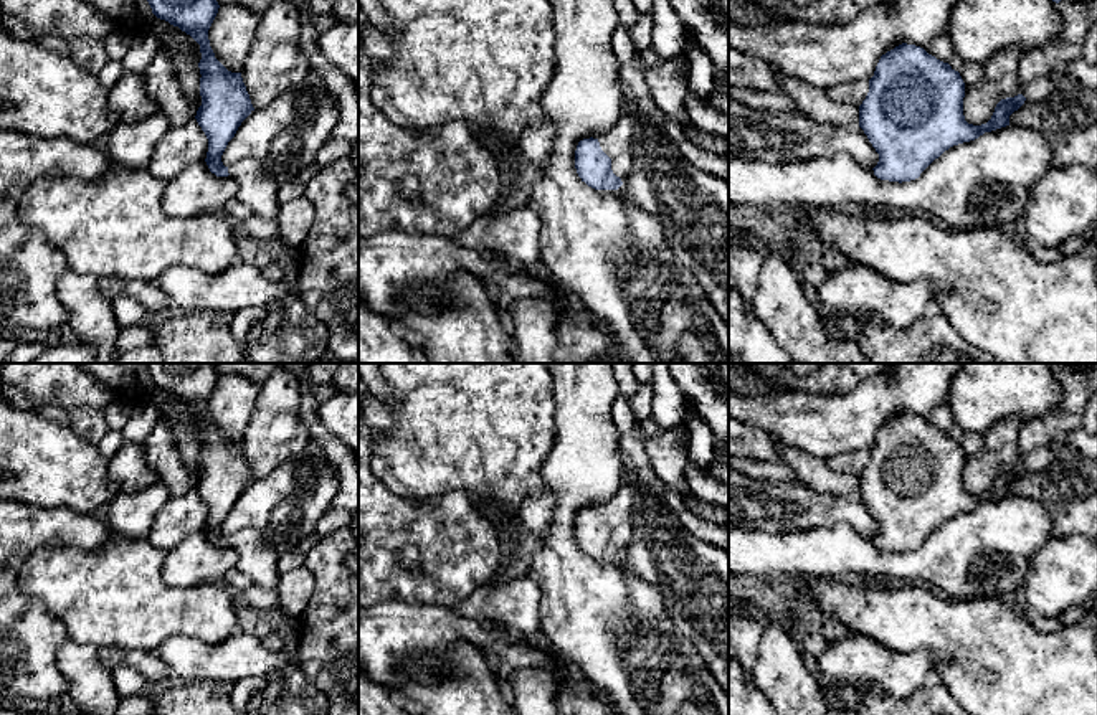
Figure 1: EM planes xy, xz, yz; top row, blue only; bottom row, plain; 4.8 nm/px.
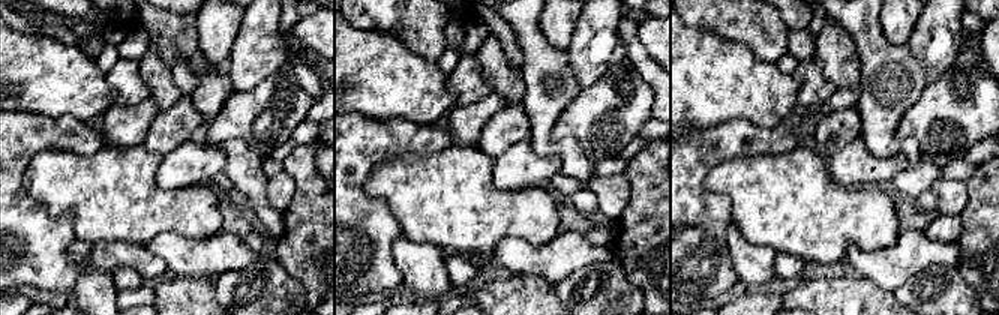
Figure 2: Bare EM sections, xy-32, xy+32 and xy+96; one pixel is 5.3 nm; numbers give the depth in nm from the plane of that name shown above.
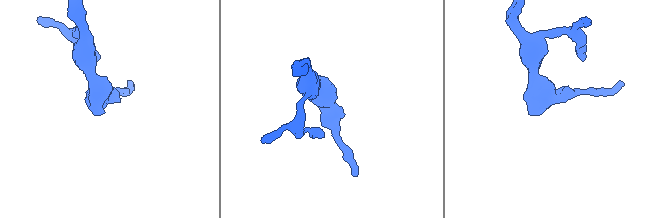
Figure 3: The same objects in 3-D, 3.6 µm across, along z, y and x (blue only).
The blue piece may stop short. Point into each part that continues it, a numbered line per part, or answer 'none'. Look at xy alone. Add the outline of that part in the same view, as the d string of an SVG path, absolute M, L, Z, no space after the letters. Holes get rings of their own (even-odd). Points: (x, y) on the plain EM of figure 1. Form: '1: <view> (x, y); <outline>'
1: xy (256, 558); M243 528L228 538L238 553L236 568L251 578L253 585L276 591L281 571L278 550L256 530Z

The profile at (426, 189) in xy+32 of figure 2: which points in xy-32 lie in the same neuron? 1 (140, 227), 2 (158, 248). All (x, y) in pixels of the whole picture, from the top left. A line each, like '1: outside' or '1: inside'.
1: inside
2: outside

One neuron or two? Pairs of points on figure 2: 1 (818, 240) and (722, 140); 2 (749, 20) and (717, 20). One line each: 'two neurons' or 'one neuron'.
1: two neurons
2: one neuron

